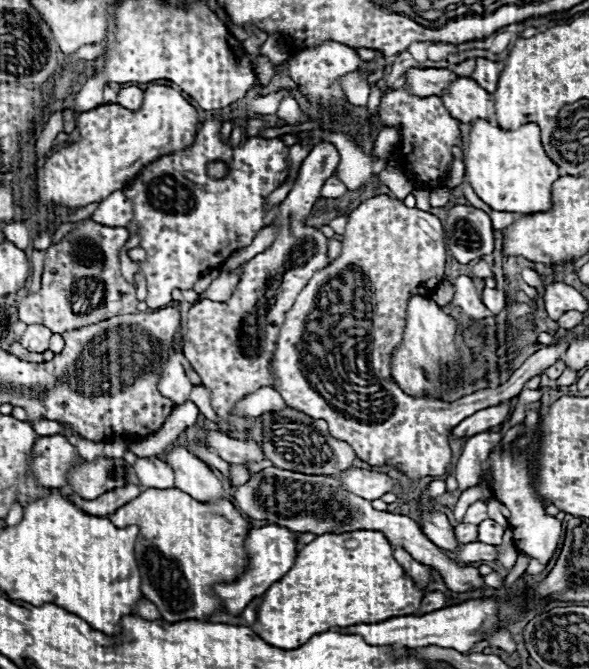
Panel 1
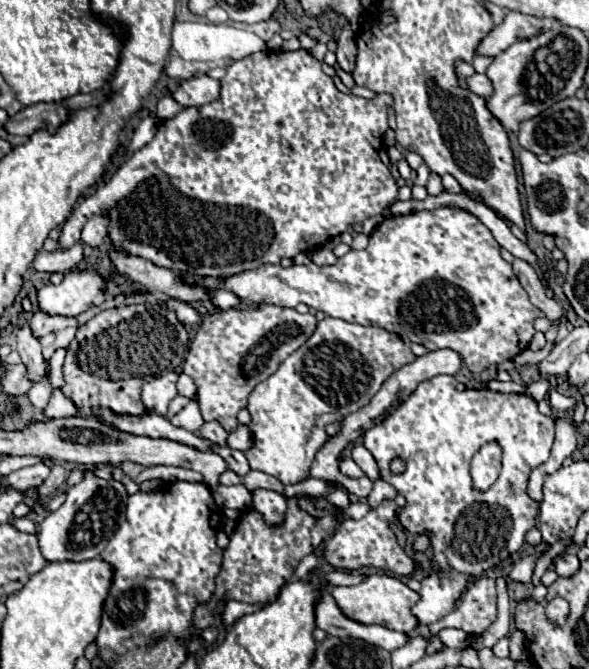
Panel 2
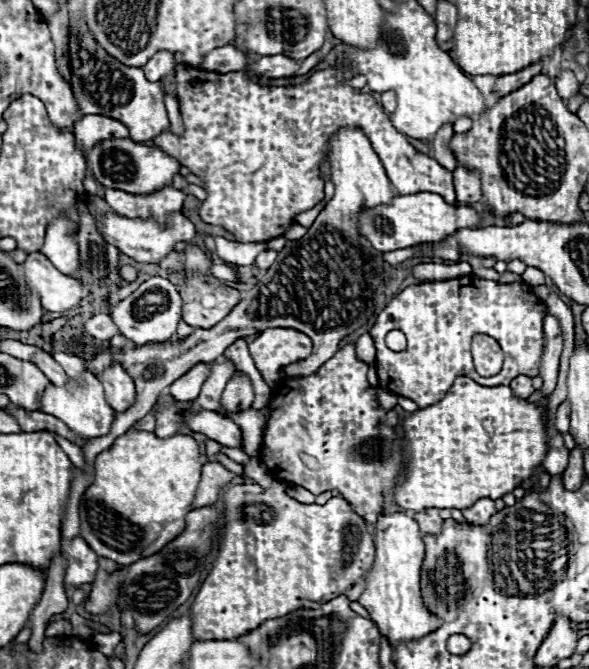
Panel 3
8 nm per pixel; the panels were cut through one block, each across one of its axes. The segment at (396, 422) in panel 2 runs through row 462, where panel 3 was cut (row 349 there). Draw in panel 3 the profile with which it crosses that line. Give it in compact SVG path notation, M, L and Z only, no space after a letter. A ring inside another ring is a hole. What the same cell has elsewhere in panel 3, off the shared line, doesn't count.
M464 276L464 278L454 278L454 280L442 280L442 282L420 282L414 286L404 288L398 298L394 298L380 314L376 324L372 326L370 334L376 342L376 370L378 370L378 380L380 388L390 390L394 394L406 396L414 400L420 408L432 406L440 402L446 392L450 390L454 378L458 376L470 376L474 382L482 386L508 386L512 378L524 374L524 376L538 376L538 366L540 366L540 354L544 348L544 332L542 332L542 320L546 316L546 306L544 302L534 296L530 286L518 286L518 284L498 284L494 280L482 280L476 276ZM390 330L402 330L408 338L408 348L402 352L392 352L384 344L384 336ZM474 334L488 334L498 340L498 344L504 350L504 368L496 376L484 378L474 370L472 356L470 356L470 342Z

